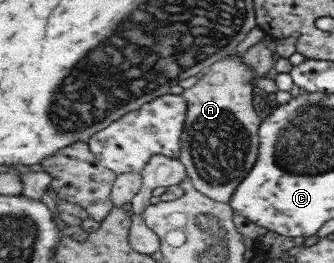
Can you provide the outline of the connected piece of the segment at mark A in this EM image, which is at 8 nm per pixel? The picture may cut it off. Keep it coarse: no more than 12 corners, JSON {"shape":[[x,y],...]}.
{"shape":[[232,55],[187,102],[177,160],[228,203],[257,159],[258,75]]}

